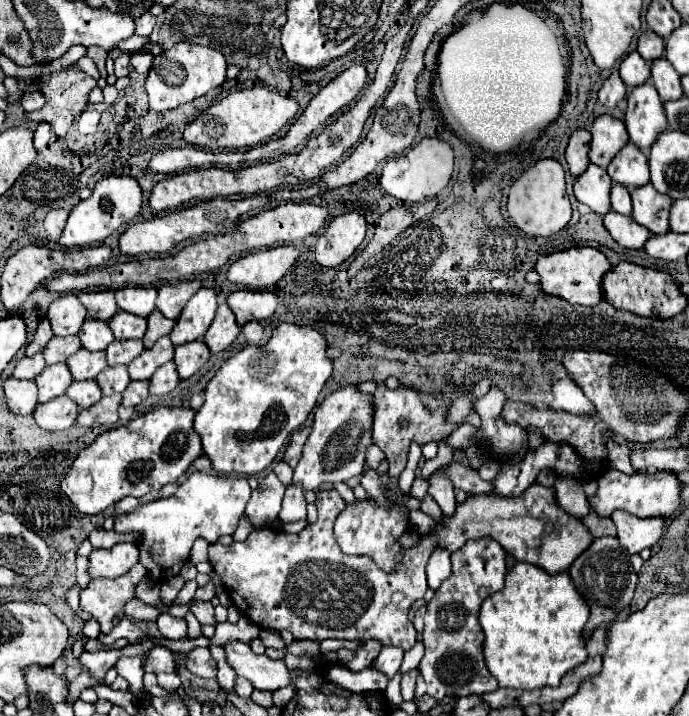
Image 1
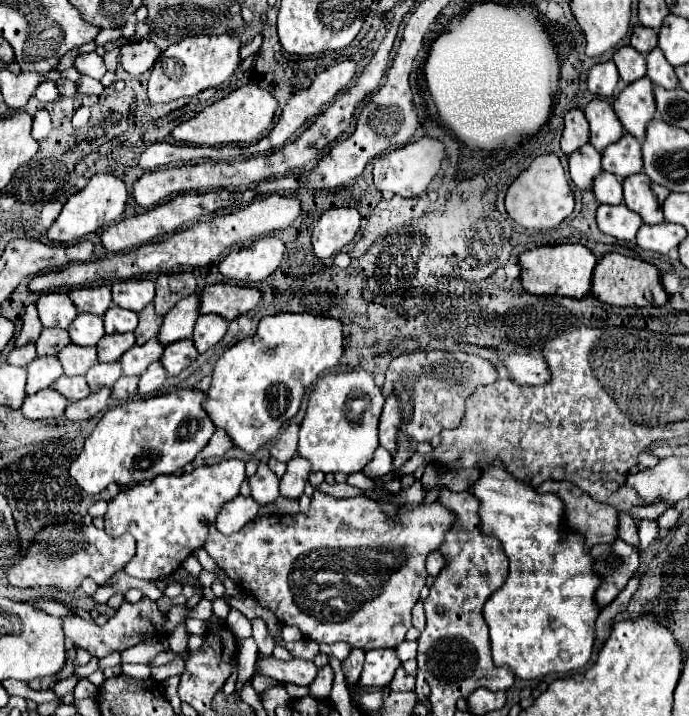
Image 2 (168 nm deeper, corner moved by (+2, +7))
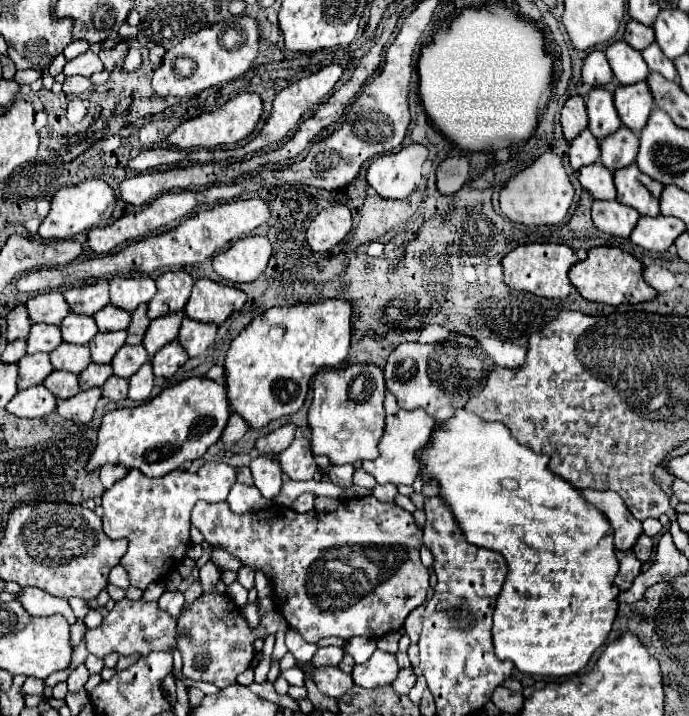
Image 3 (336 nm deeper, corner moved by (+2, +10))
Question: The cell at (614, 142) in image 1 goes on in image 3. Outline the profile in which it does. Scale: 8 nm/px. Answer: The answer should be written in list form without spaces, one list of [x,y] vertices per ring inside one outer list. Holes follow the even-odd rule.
[[[593,88],[585,98],[587,114],[589,114],[589,132],[603,140],[615,130],[621,128],[619,114],[613,106],[613,94],[607,88]]]

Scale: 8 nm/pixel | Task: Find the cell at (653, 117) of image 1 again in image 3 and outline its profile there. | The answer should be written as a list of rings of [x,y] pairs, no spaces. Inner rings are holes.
[[[637,82],[637,84],[617,88],[613,96],[615,96],[615,108],[621,122],[629,130],[641,132],[653,108],[653,94],[647,82]]]

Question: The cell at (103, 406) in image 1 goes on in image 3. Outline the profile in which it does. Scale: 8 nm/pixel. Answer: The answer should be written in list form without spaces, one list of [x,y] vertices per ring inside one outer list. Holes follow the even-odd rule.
[[[91,388],[87,392],[79,392],[69,400],[59,400],[57,414],[61,418],[73,420],[73,422],[89,422],[93,418],[99,398],[101,398],[101,388]]]

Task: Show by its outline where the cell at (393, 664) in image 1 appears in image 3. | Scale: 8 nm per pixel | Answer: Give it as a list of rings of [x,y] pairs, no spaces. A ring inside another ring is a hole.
[[[375,650],[373,656],[367,662],[357,664],[353,668],[351,678],[353,678],[353,682],[357,686],[377,688],[377,686],[391,684],[397,678],[397,672],[399,672],[399,666],[397,666],[395,654],[389,654],[389,652],[383,652],[383,650]]]

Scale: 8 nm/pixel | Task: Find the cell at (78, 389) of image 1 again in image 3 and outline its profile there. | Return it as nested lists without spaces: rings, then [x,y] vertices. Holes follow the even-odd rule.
[[[51,372],[51,374],[45,378],[43,386],[45,386],[51,394],[55,394],[57,398],[61,398],[61,400],[75,396],[75,394],[79,394],[79,390],[81,390],[81,388],[79,388],[79,378],[77,378],[75,374],[71,374],[71,372]]]

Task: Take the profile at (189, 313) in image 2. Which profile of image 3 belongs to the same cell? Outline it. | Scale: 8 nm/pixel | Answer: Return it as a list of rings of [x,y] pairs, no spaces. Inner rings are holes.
[[[179,310],[179,312],[171,312],[167,316],[159,316],[159,318],[151,320],[149,330],[143,338],[143,346],[147,348],[147,352],[151,356],[155,356],[157,350],[161,350],[165,344],[173,342],[179,336],[179,326],[181,326],[183,318],[185,318],[185,312]]]

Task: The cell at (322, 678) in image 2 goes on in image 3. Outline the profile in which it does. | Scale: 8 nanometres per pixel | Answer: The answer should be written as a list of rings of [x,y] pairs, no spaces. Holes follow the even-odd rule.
[[[289,668],[287,672],[281,672],[281,676],[285,676],[285,680],[291,684],[291,686],[305,686],[305,676],[299,668]]]

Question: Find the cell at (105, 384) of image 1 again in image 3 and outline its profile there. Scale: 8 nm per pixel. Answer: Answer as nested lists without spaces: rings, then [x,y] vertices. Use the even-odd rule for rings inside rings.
[[[91,364],[91,366],[87,366],[87,370],[83,370],[79,374],[81,390],[89,390],[93,386],[103,386],[107,382],[107,378],[111,378],[111,376],[113,376],[111,364]]]

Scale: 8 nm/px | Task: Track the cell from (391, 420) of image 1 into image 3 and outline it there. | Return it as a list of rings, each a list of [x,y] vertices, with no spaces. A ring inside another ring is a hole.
[[[467,336],[439,344],[405,342],[389,354],[385,382],[403,410],[423,408],[437,424],[443,424],[459,406],[465,406],[473,388],[483,388],[491,370],[493,360],[483,352],[477,340]]]

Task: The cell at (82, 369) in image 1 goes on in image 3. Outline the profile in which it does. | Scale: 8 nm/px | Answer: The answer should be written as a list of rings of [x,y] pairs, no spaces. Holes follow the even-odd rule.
[[[63,342],[49,356],[55,370],[67,370],[73,374],[83,372],[91,364],[89,346],[75,346],[75,344]]]

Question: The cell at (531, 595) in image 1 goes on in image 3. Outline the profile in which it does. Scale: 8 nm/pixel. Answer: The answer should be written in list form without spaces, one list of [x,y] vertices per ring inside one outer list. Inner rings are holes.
[[[457,410],[455,416],[447,422],[443,422],[439,428],[435,428],[435,434],[433,434],[433,440],[431,444],[427,444],[419,454],[417,458],[421,462],[425,462],[425,482],[429,478],[437,478],[439,484],[441,484],[441,496],[447,500],[447,504],[451,506],[461,530],[465,532],[465,538],[467,542],[475,544],[475,546],[483,546],[483,548],[489,548],[489,550],[497,550],[505,556],[507,560],[507,566],[509,566],[509,574],[507,574],[507,580],[501,588],[501,594],[497,598],[497,606],[495,606],[495,612],[493,612],[493,644],[495,644],[495,654],[501,658],[501,660],[511,660],[515,664],[515,668],[523,674],[539,674],[539,676],[571,676],[575,672],[579,672],[581,668],[587,666],[591,654],[607,640],[607,634],[611,632],[611,626],[613,626],[613,620],[615,620],[615,614],[617,614],[617,594],[619,590],[613,586],[613,580],[615,580],[615,574],[619,570],[619,562],[615,558],[615,546],[613,546],[613,530],[607,522],[607,518],[595,510],[589,502],[585,502],[579,494],[577,488],[573,488],[569,482],[565,482],[563,478],[557,478],[555,474],[549,472],[547,464],[549,464],[549,456],[543,456],[543,454],[535,454],[533,450],[521,446],[513,436],[511,432],[507,432],[507,428],[501,424],[501,422],[481,422],[479,416],[467,412],[467,410]],[[503,480],[509,480],[509,482],[517,482],[517,488],[509,490],[505,488],[501,482]]]

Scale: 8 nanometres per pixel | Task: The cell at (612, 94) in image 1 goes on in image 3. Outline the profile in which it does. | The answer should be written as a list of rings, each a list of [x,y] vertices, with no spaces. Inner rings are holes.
[[[593,50],[583,62],[583,80],[591,86],[605,86],[613,80],[613,70],[607,62],[605,52]]]

